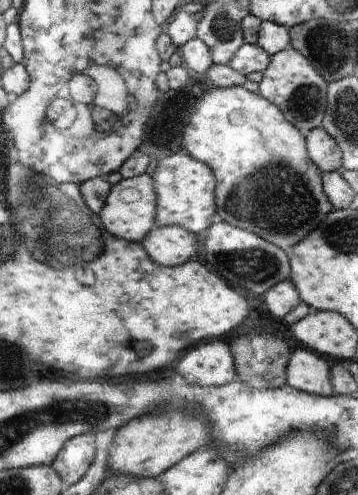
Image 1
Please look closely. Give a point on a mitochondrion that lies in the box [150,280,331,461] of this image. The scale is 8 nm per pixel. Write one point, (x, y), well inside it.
(235, 445)

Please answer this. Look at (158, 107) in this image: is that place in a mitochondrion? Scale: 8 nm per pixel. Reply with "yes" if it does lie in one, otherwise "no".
no

